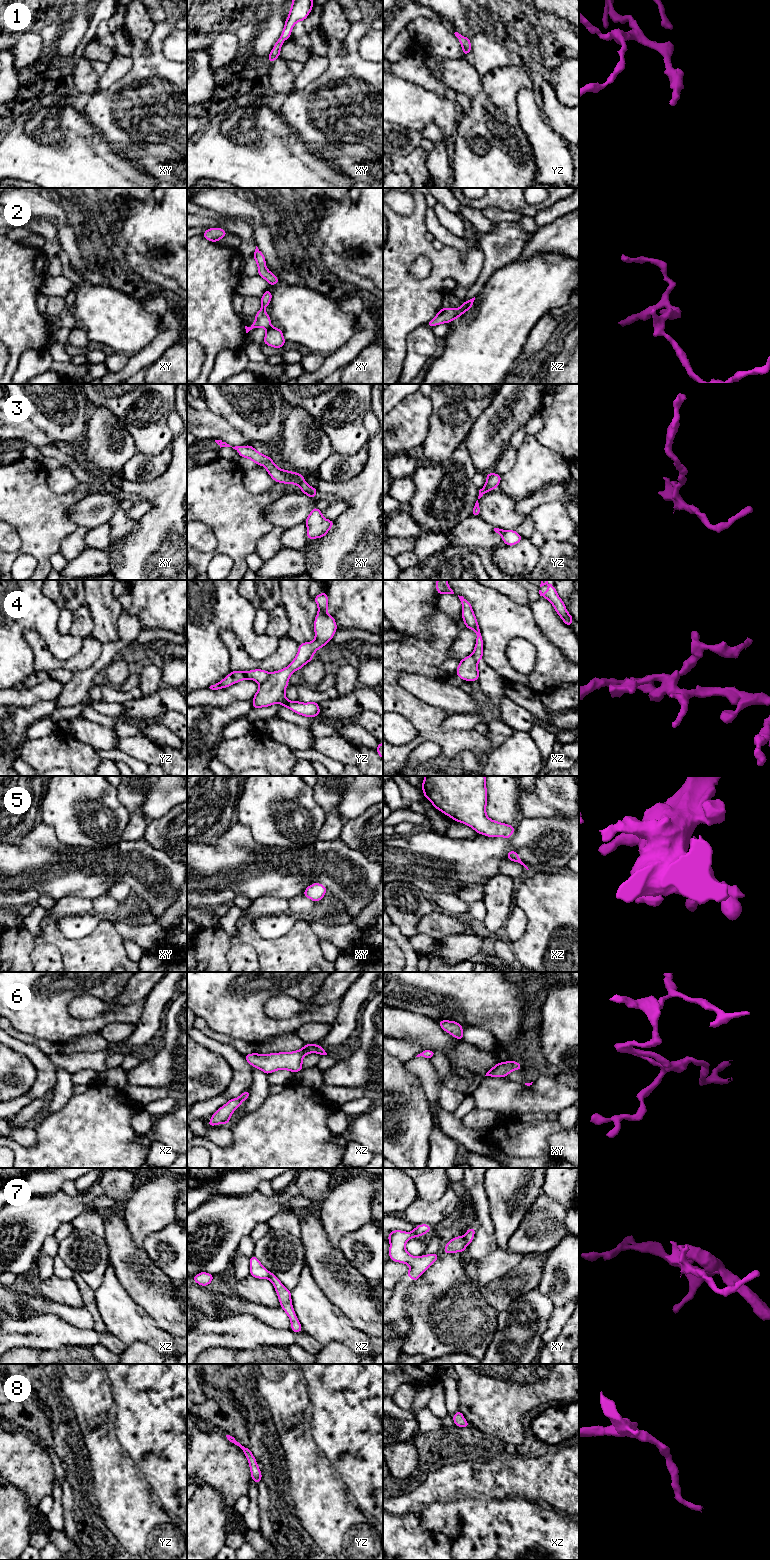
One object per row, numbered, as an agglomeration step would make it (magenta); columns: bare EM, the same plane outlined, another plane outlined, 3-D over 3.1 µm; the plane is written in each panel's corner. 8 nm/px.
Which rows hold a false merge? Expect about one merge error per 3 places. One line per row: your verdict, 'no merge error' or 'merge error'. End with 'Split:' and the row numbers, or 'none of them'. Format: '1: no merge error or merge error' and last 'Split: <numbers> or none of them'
1: no merge error
2: merge error
3: no merge error
4: merge error
5: no merge error
6: no merge error
7: merge error
8: no merge error
Split: 2, 4, 7

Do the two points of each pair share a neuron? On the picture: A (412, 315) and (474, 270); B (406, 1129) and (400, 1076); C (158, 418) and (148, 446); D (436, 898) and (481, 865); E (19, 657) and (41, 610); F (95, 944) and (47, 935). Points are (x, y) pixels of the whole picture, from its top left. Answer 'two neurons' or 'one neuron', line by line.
A: one neuron
B: one neuron
C: one neuron
D: two neurons
E: one neuron
F: one neuron

